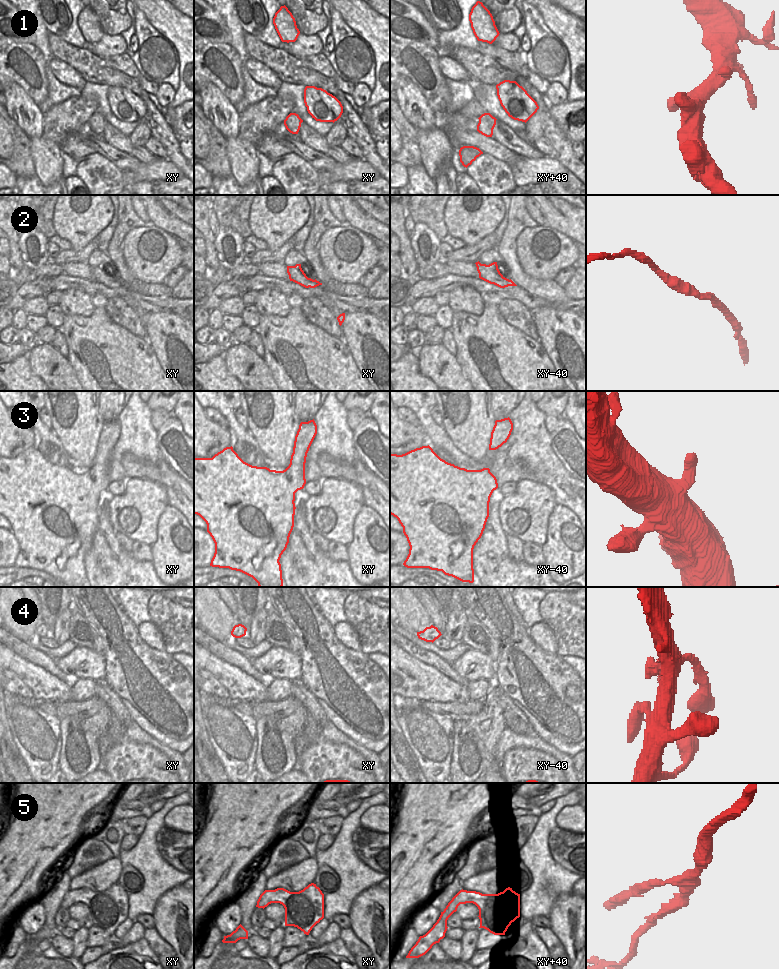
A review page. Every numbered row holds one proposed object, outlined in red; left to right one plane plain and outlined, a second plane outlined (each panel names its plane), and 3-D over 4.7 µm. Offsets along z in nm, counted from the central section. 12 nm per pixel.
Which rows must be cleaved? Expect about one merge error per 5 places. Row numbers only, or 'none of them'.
none of them

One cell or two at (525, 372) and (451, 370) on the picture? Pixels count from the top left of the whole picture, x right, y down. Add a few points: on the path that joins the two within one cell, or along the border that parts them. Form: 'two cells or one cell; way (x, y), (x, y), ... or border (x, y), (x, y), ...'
two cells; border (454, 356), (460, 366), (462, 375), (468, 380)

